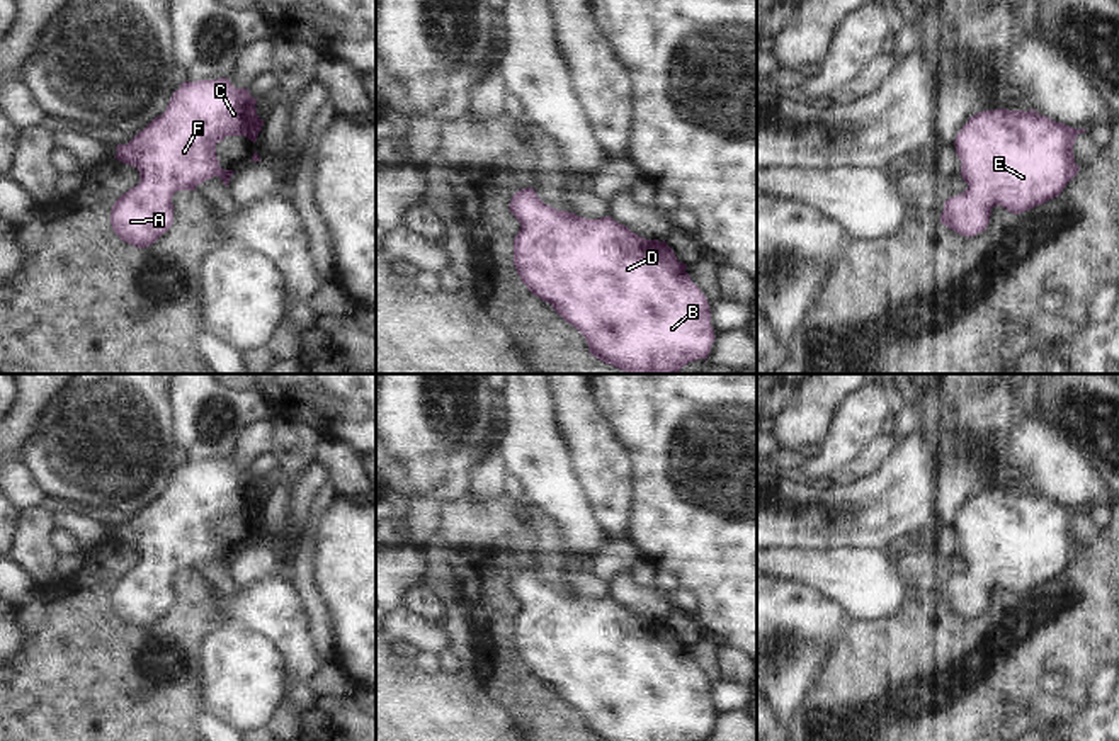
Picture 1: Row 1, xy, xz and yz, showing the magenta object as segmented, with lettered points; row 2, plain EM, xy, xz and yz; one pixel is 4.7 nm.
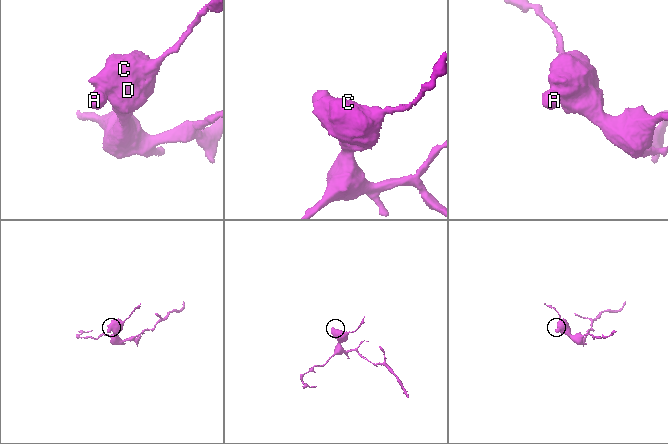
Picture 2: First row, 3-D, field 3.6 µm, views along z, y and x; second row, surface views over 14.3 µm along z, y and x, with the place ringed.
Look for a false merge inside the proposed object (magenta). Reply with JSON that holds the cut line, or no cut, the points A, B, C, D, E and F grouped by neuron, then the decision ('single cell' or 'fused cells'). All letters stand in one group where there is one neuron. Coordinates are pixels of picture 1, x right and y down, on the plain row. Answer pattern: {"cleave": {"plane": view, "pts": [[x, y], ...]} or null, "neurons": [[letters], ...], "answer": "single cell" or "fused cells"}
{"cleave": null, "neurons": [["A", "B", "C", "D", "E", "F"]], "answer": "single cell"}

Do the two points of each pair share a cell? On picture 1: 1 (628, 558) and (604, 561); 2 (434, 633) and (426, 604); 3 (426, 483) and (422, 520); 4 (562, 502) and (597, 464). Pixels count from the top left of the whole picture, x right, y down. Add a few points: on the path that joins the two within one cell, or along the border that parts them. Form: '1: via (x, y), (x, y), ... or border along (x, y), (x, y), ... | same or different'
1: via (623, 558), (609, 561) | same
2: border along (400, 607), (441, 624) | different
3: border along (403, 464), (410, 490), (415, 495), (429, 497) | different
4: border along (565, 446), (570, 466), (594, 520) | different

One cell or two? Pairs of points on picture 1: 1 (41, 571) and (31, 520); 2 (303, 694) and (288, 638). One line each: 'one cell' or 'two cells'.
1: one cell
2: one cell

